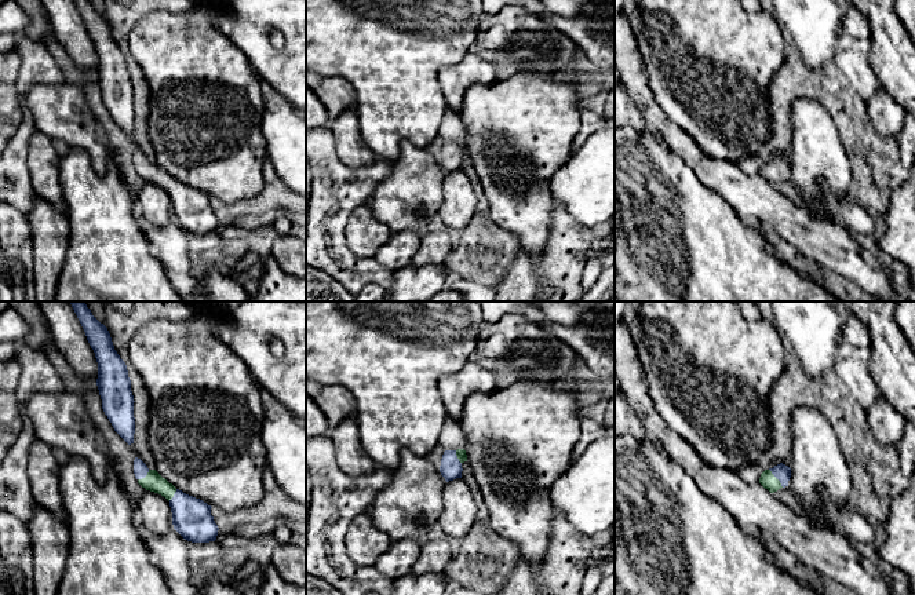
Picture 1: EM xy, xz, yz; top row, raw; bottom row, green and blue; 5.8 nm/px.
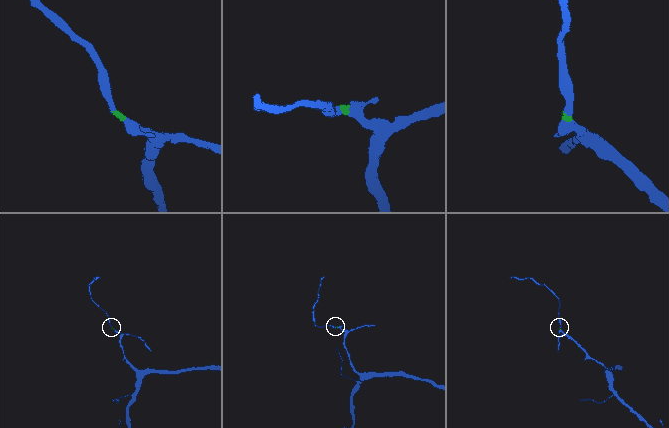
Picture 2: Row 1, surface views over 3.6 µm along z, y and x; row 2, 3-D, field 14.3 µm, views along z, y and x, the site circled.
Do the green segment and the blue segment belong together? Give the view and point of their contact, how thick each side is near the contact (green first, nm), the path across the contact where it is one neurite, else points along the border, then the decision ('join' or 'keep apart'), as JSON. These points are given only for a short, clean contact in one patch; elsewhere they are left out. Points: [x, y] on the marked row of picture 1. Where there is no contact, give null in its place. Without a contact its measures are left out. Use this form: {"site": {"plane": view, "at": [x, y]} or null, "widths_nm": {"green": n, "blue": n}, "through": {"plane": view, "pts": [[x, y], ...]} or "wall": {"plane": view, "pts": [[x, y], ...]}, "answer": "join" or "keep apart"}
{"site": {"plane": "yz", "at": [776, 478]}, "widths_nm": {"green": 90, "blue": 100}, "through": {"plane": "yz", "pts": [[768, 479], [776, 478], [783, 473]]}, "answer": "join"}

